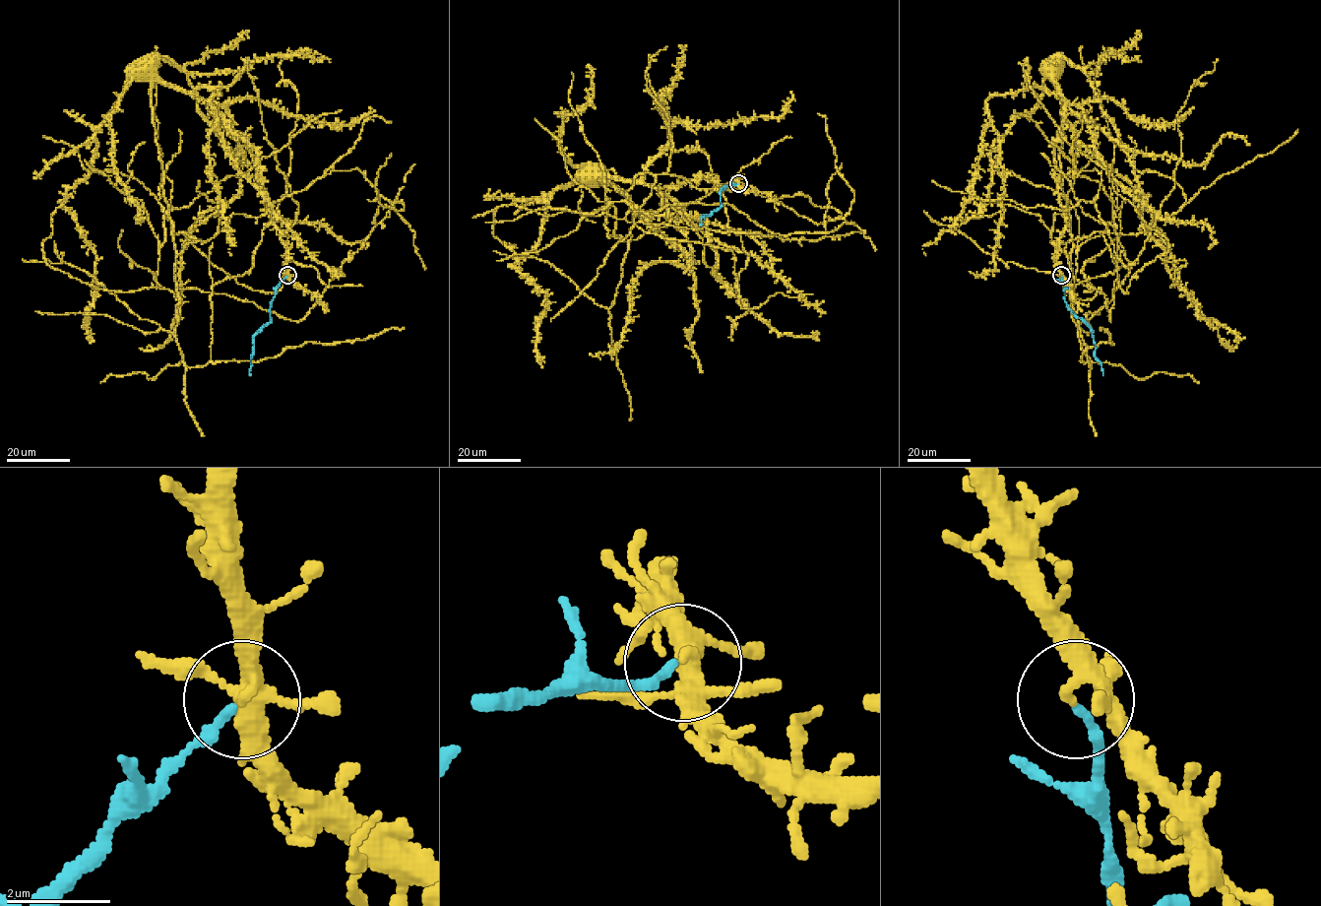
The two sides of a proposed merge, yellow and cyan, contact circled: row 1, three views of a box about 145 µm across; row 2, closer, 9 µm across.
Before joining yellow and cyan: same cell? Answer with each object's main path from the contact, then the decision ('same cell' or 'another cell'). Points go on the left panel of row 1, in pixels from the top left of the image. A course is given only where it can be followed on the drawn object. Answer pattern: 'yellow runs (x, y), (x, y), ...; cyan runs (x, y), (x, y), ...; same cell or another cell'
yellow runs (287, 275), (258, 154), (168, 87), (159, 57), (187, 75), (240, 193), (196, 221), (169, 338), (139, 348); cyan runs (287, 276), (277, 288), (270, 308), (270, 321), (254, 337), (250, 375); another cell

